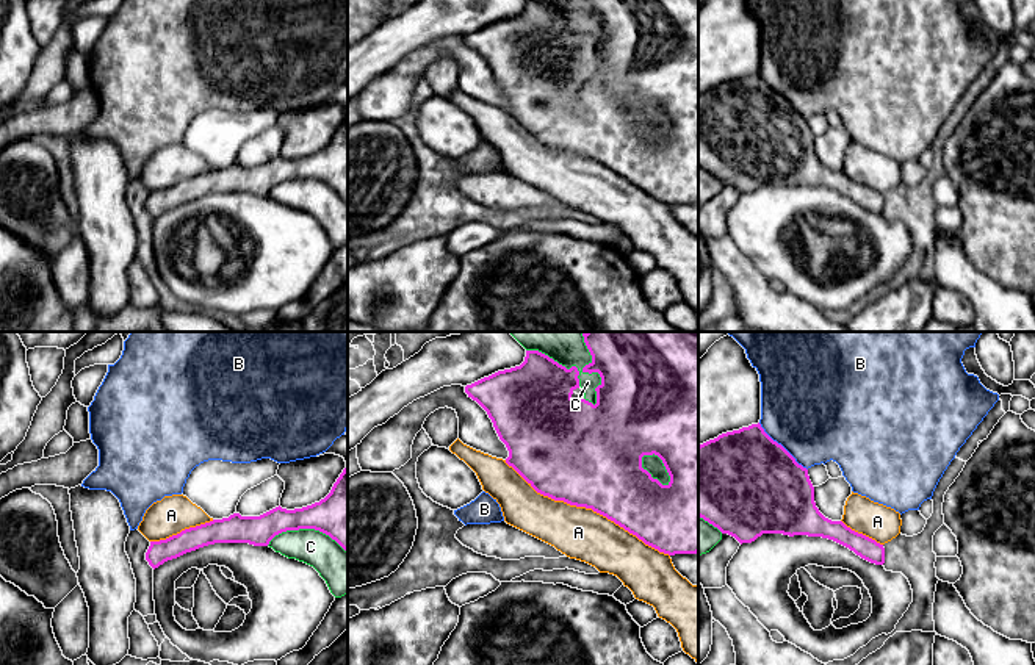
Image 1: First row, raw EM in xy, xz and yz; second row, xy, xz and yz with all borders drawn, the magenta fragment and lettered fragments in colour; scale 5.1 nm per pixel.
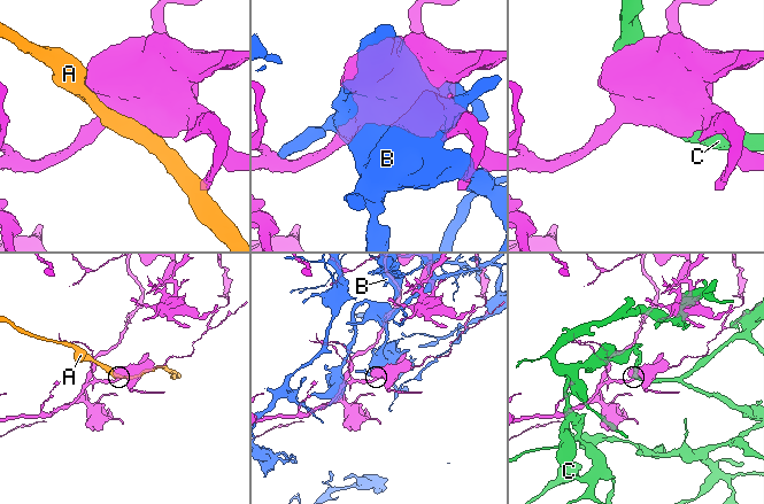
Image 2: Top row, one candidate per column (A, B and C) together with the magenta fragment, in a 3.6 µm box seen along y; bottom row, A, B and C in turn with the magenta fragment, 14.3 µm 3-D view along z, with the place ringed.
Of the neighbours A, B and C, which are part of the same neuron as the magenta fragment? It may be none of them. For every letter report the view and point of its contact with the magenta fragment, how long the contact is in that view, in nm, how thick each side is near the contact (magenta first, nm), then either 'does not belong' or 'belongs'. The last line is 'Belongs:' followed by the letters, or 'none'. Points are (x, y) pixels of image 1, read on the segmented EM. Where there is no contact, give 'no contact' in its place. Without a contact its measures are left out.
A: xz (587, 507) | 1000 nm | 500/260 nm | does not belong
B: yz (782, 446) | 360 nm | 500/500 nm | does not belong
C: xz (577, 368) | 460 nm | 360/260 nm | does not belong
Belongs: none

